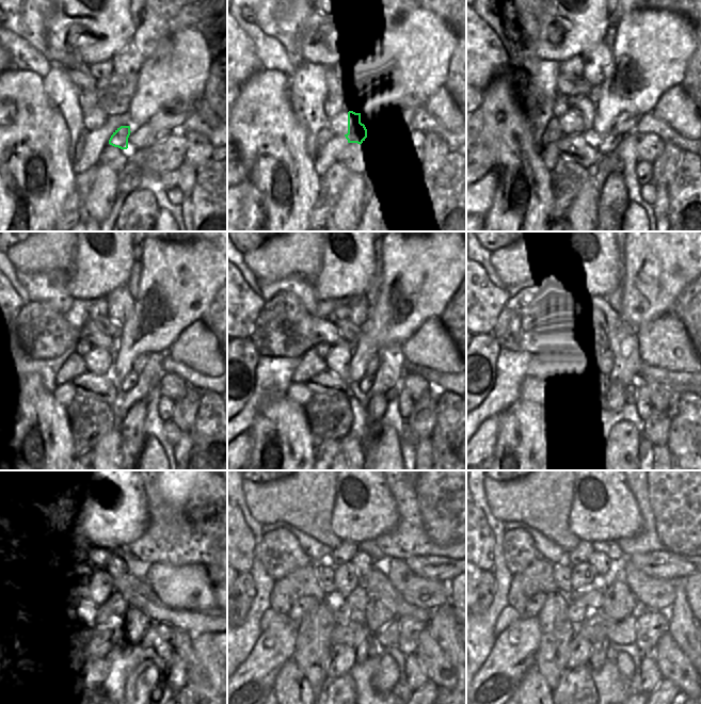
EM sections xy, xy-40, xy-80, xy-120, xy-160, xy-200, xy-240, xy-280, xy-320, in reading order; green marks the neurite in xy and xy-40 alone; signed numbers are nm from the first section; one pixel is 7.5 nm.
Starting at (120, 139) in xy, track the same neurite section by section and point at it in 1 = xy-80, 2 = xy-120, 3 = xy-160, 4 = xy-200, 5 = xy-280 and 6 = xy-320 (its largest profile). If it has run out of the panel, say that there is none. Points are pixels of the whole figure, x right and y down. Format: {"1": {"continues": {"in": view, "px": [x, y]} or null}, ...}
{"1": {"continues": {"in": "xy-80", "px": [585, 105]}}, "2": {"continues": {"in": "xy-120", "px": [41, 331]}}, "3": {"continues": {"in": "xy-160", "px": [284, 328]}}, "4": {"continues": {"in": "xy-200", "px": [523, 324]}}, "5": {"continues": {"in": "xy-280", "px": [282, 554]}}, "6": {"continues": {"in": "xy-320", "px": [519, 548]}}}

